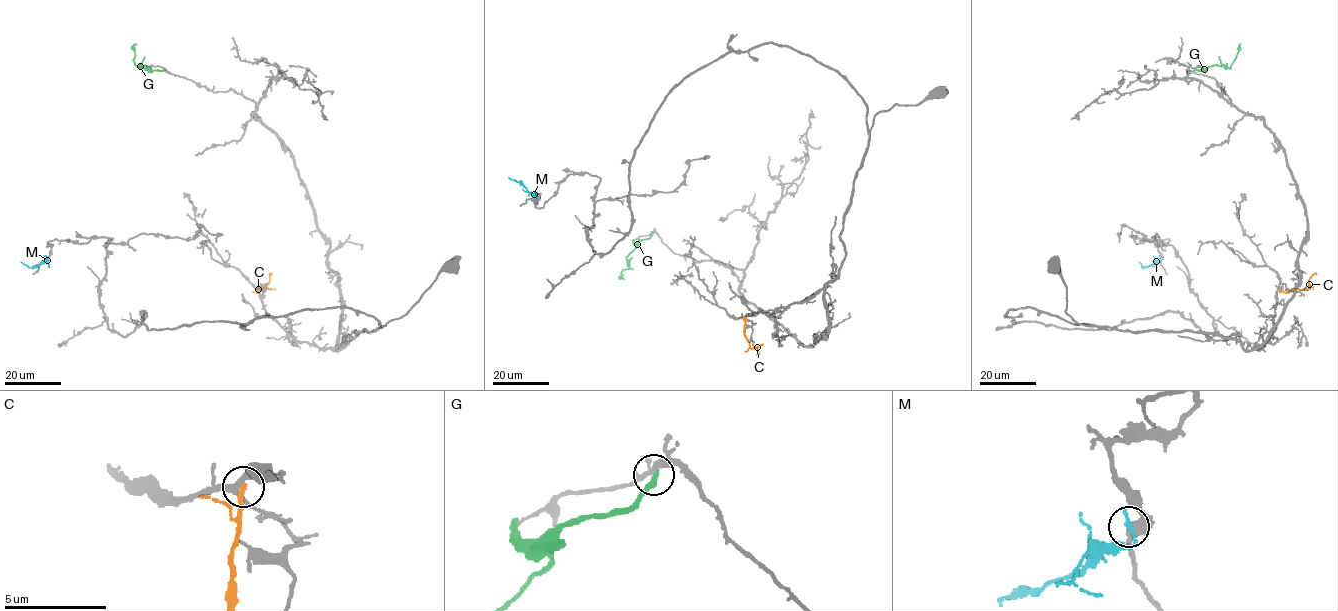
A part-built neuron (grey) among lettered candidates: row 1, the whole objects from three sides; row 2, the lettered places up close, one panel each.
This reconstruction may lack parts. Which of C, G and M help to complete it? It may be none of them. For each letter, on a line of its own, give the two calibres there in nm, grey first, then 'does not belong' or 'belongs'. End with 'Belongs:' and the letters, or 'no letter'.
C: 260 nm thick on the grey side, 220 nm on the other; does not belong
G: 240 nm thick on the grey side, 340 nm on the other; does not belong
M: 440 nm thick on the grey side, 190 nm on the other; does not belong
Belongs: no letter

